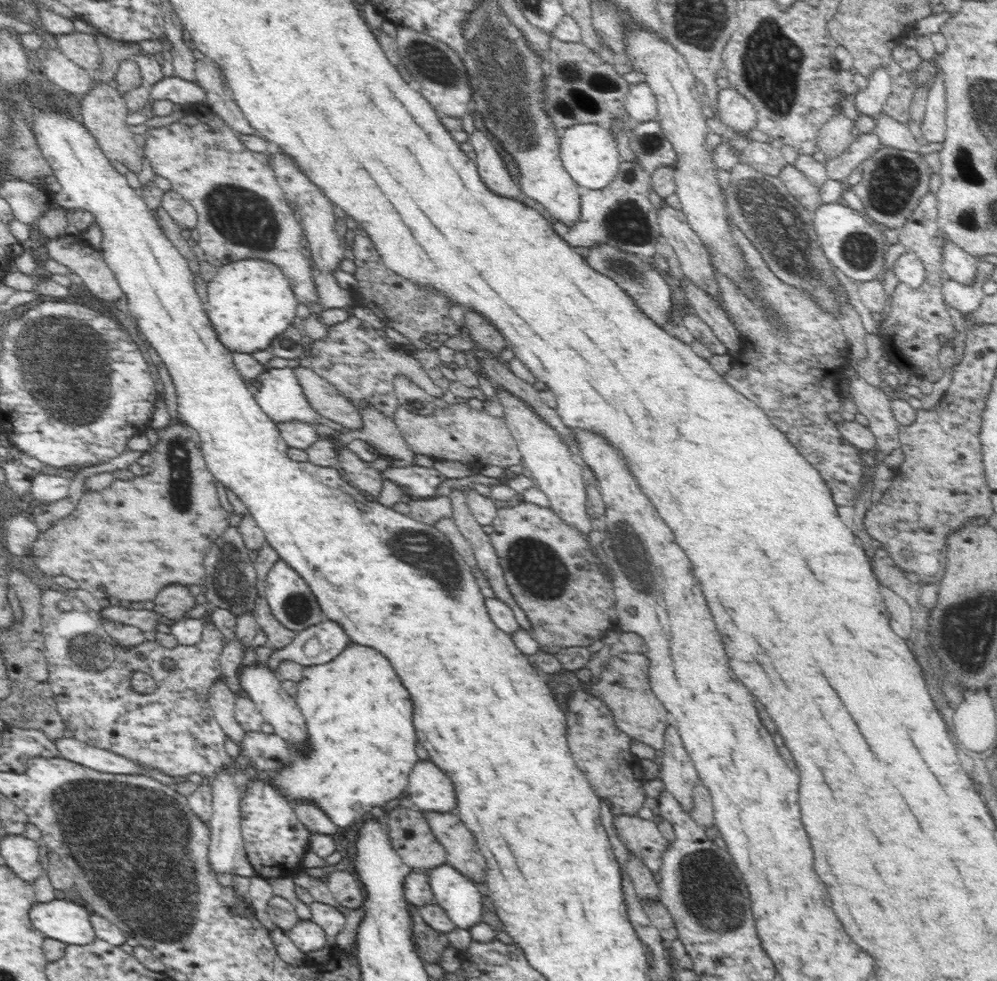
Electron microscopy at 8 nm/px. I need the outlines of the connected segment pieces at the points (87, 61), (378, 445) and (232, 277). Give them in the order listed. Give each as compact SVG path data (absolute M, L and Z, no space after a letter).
M74 31L70 34L55 35L58 50L84 70L91 72L99 69L102 56L100 47L91 33Z
M364 405L359 408L359 411L362 415L362 423L364 423L360 430L335 430L334 435L342 436L346 440L360 439L370 443L381 458L388 461L392 467L414 466L416 454L406 444L393 417L378 411L372 405Z
M251 258L230 262L218 269L212 280L207 284L207 301L203 307L208 318L214 325L214 331L218 333L218 339L230 352L242 352L252 354L269 348L269 344L283 333L296 318L296 306L298 299L294 291L290 289L290 283L282 270L272 262Z

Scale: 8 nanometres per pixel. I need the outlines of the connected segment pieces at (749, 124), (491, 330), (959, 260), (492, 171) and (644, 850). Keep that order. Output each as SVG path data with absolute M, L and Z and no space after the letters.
M733 86L718 91L714 107L717 118L738 135L748 135L757 128L758 116L755 106Z
M464 310L464 316L465 329L479 348L498 354L504 350L504 337L487 318L471 310Z
M952 241L941 242L941 266L945 276L958 283L970 284L974 282L979 259L968 254Z
M478 127L474 134L469 136L468 142L476 152L474 162L478 174L490 191L500 196L520 199L522 197L520 187L512 180L502 156L496 151L488 135L483 128Z
M622 814L615 817L614 827L629 852L640 857L653 873L658 874L662 866L662 856L669 842L660 833L656 821L638 815Z

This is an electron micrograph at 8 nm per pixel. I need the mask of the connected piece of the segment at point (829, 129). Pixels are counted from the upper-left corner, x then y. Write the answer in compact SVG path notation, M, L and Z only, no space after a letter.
M837 113L818 132L818 148L827 160L832 160L844 152L855 139L852 134L853 121Z

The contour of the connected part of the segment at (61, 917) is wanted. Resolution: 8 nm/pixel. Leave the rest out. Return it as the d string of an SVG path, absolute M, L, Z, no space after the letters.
M71 900L37 902L30 908L29 917L45 937L67 945L85 946L97 938L86 907Z

